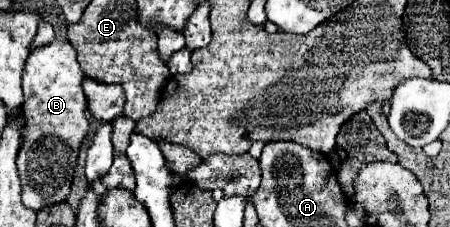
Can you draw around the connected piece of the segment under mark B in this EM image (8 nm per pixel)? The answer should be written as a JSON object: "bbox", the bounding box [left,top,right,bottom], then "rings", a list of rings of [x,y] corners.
{"bbox":[17,38,89,210],"rings":[[[55,38],[49,46],[29,54],[23,70],[23,112],[27,126],[23,128],[23,144],[19,148],[17,168],[21,178],[21,202],[31,210],[63,202],[69,194],[79,144],[89,130],[85,118],[87,100],[81,90],[83,72],[75,60],[75,50],[65,38]]]}

